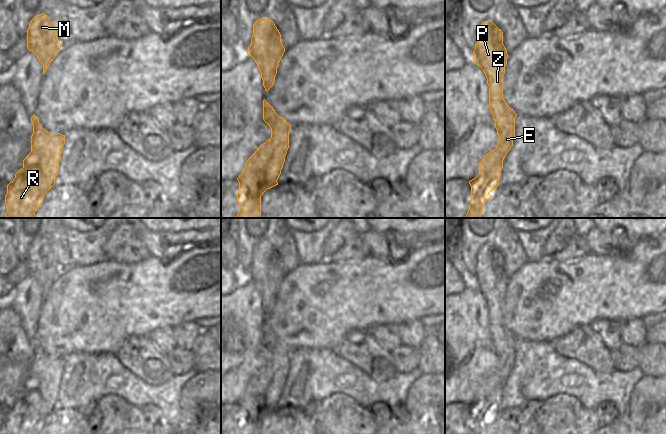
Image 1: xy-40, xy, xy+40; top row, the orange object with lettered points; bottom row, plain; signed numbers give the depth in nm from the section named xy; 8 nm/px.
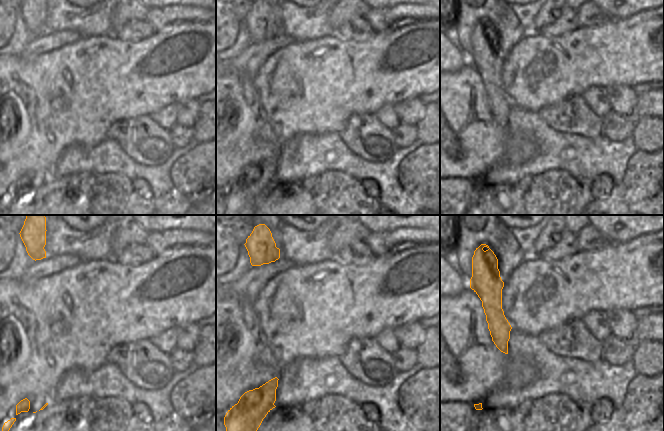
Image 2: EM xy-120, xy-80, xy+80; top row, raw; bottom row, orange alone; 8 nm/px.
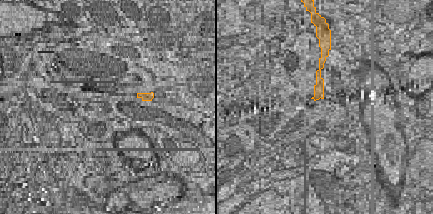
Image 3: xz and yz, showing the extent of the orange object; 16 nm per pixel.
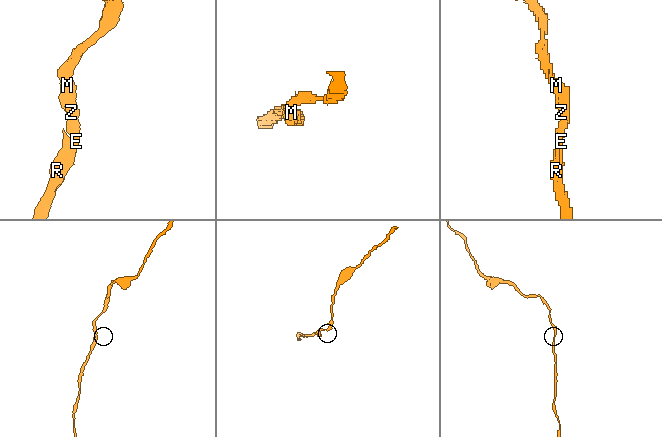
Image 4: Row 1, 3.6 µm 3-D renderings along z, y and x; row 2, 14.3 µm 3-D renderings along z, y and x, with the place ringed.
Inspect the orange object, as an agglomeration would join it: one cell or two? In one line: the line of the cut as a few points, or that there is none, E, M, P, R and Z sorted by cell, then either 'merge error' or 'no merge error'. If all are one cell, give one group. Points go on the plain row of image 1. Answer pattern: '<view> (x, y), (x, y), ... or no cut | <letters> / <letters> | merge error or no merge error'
no cut | E M P R Z | no merge error

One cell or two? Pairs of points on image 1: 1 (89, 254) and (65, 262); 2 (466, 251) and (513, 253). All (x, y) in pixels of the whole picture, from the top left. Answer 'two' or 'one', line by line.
1: two
2: one

